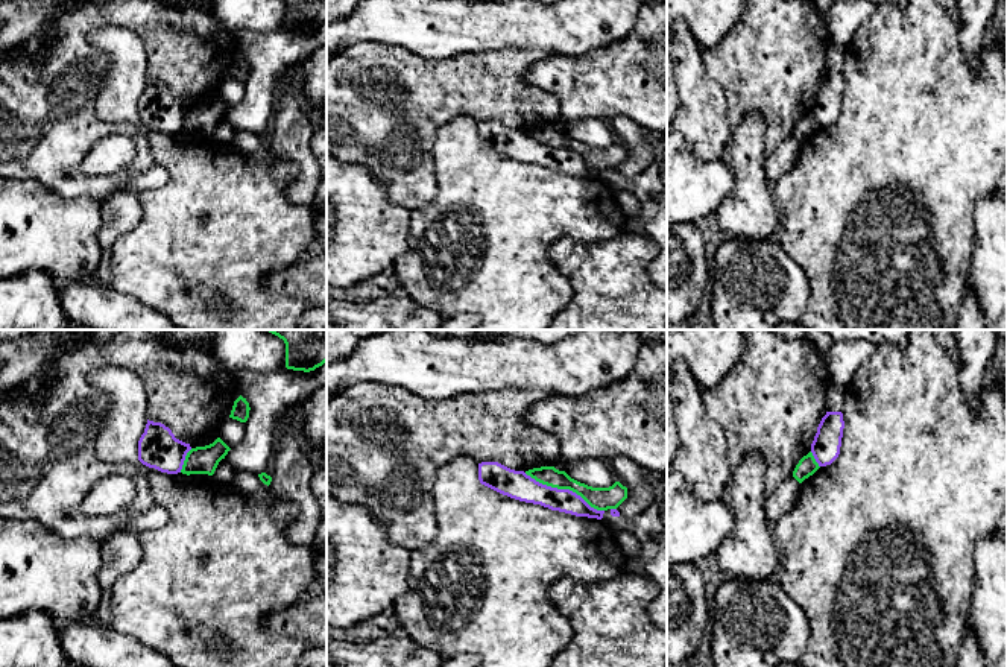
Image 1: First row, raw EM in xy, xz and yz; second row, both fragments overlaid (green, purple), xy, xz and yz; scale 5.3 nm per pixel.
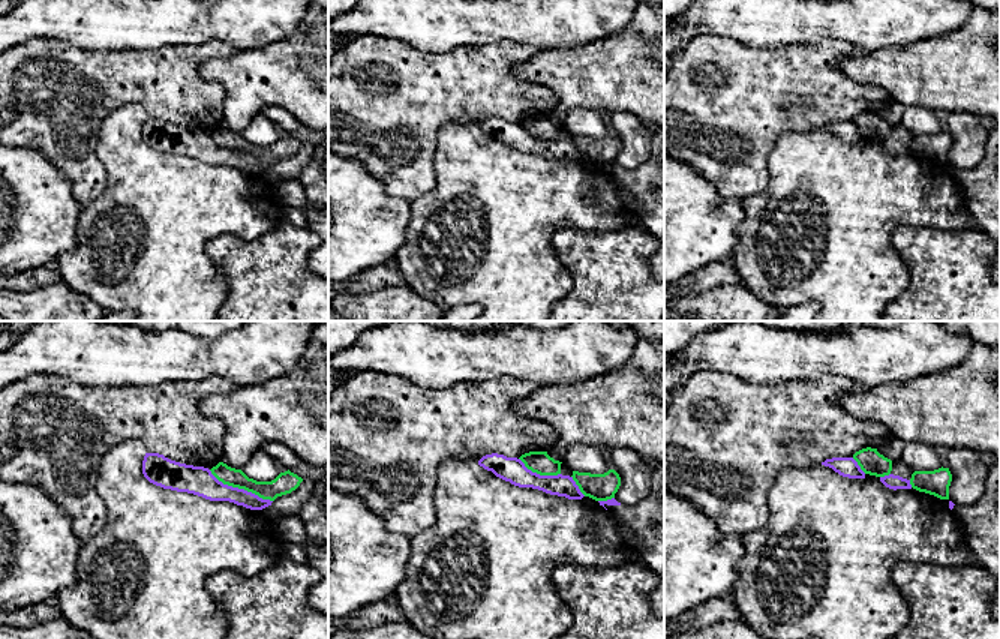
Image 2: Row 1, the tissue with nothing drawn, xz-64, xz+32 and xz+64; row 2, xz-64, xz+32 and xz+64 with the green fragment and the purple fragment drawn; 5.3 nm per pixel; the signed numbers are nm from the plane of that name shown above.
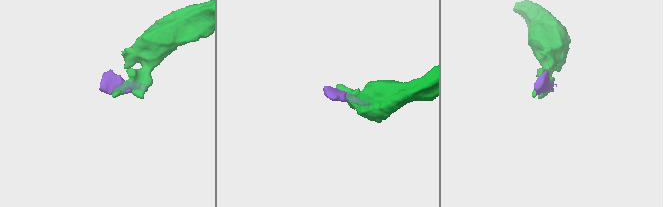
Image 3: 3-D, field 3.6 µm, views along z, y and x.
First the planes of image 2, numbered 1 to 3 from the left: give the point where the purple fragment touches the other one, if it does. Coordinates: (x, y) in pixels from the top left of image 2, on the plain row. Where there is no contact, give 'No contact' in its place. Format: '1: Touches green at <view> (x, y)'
1: Touches green at xz-64 (240, 152)
2: Touches green at xz+32 (538, 137)
3: Touches green at xz+64 (858, 128)

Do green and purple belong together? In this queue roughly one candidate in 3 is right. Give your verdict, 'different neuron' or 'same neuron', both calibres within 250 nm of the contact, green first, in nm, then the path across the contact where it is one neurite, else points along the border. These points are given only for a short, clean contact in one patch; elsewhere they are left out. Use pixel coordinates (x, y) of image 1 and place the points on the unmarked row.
different neuron; 130 nm thick on the green side, 150 nm on the other

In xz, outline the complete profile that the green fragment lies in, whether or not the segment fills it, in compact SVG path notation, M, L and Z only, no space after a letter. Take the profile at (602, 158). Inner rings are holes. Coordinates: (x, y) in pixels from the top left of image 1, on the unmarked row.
M554 126L533 128L526 134L542 144L576 152L597 170L617 169L627 158L627 147L620 141L609 147L592 147L571 138L565 131L559 131Z

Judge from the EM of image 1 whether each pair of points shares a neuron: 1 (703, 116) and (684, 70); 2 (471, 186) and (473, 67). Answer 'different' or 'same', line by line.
1: same
2: different

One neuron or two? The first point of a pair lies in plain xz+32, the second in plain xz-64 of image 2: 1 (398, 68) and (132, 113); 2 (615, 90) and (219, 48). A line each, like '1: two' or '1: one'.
1: two
2: two

